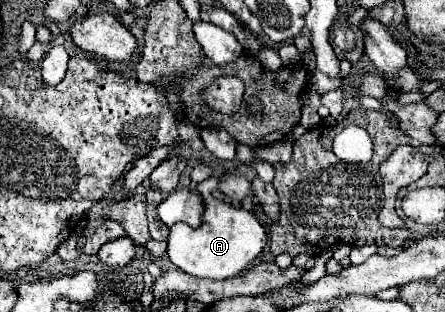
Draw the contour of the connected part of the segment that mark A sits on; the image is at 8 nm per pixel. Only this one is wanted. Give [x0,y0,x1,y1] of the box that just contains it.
[168,198,268,280]

